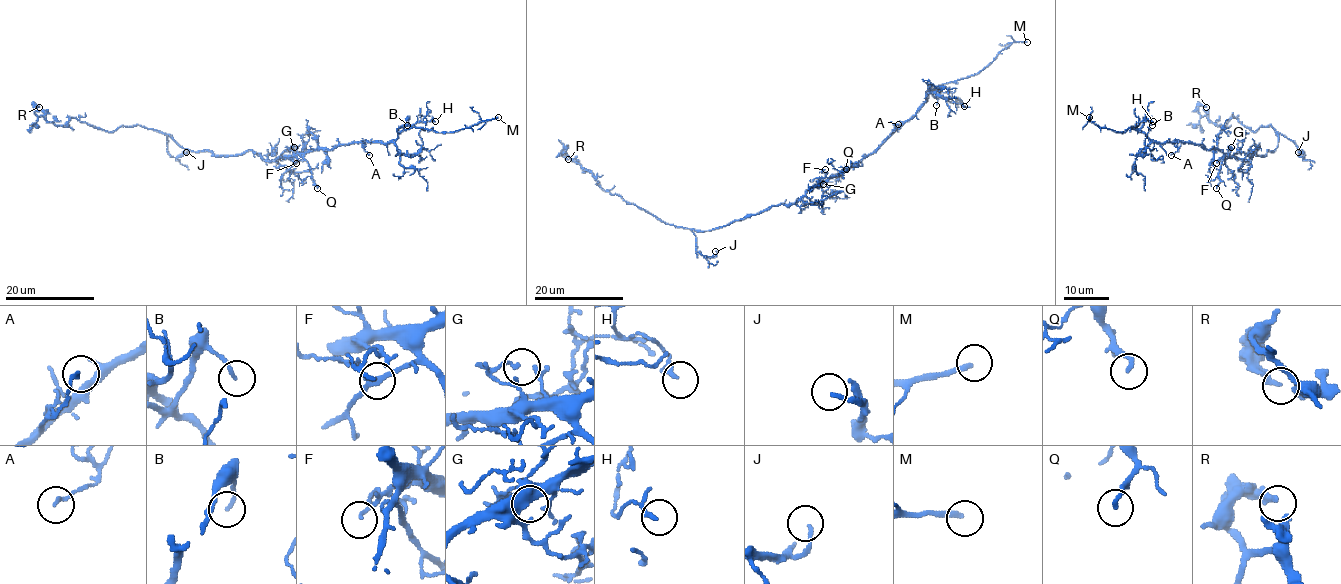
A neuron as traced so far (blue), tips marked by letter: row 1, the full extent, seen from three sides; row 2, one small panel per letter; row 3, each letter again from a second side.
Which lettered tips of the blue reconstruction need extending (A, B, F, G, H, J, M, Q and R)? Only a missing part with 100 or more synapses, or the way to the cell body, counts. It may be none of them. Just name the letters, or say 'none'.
M

